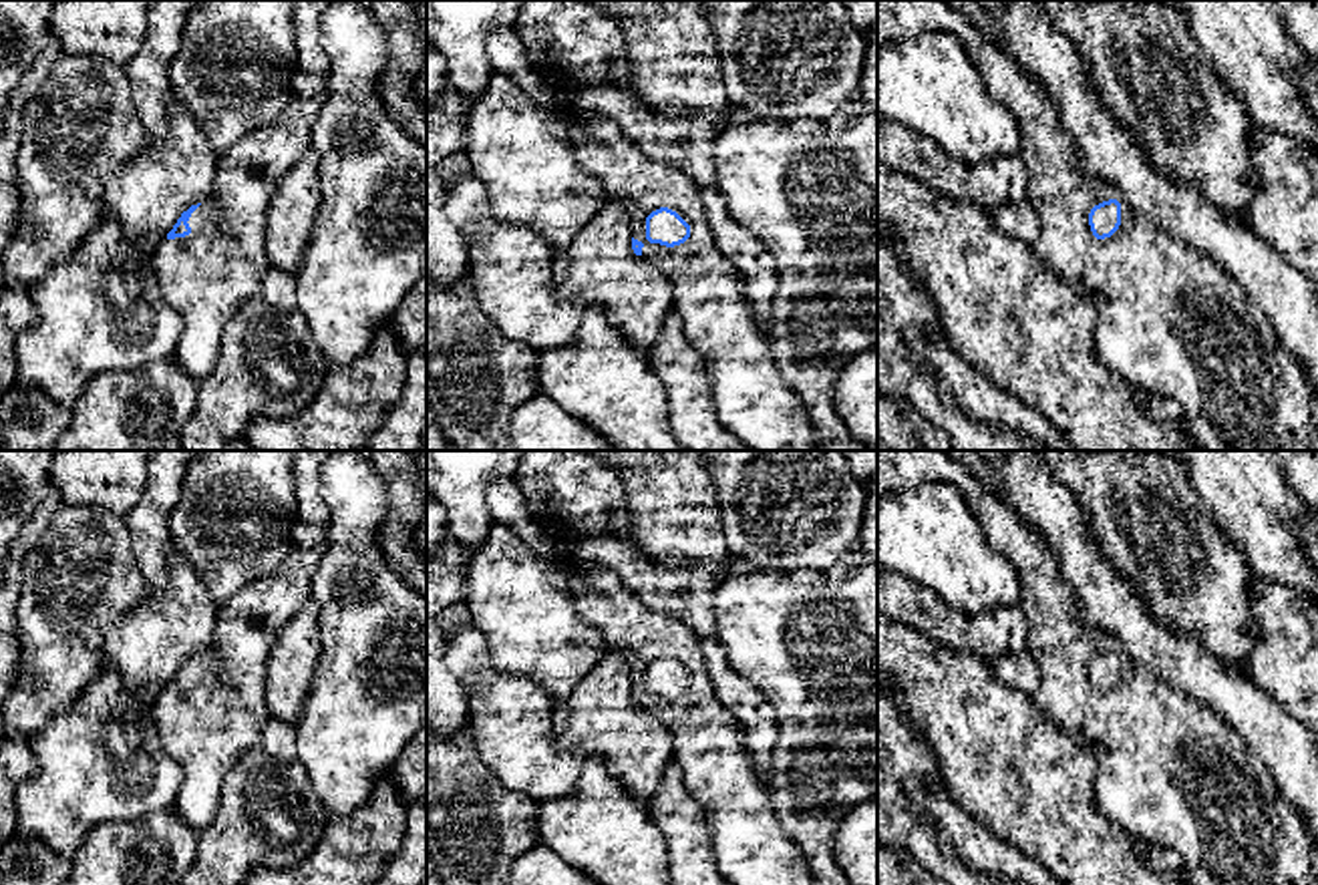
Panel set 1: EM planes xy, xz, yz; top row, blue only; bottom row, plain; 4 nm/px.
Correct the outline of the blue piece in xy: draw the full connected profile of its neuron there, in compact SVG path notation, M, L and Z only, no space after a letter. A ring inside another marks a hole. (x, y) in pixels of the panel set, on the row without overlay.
M294 451L294 493L298 511L292 545L274 573L243 585L217 605L209 648L181 664L167 688L151 704L165 752L181 766L183 782L173 803L177 815L195 831L215 817L225 774L245 750L262 748L262 730L270 720L266 674L278 632L310 599L310 581L328 547L330 511L322 497L322 465L338 451Z

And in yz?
M877 451L877 501L932 483L948 483L962 493L988 545L1016 569L1018 605L1030 628L1026 650L1036 666L1032 700L1050 722L1079 732L1097 756L1093 790L1099 809L1125 831L1175 849L1187 865L1191 885L1318 885L1318 849L1300 813L1274 786L1266 766L1213 710L1135 664L1113 636L1083 624L1056 555L1014 507L948 451Z

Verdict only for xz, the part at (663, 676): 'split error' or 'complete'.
split error

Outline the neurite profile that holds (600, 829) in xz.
M588 756L569 794L539 805L539 843L598 885L672 885L662 831L608 770Z

